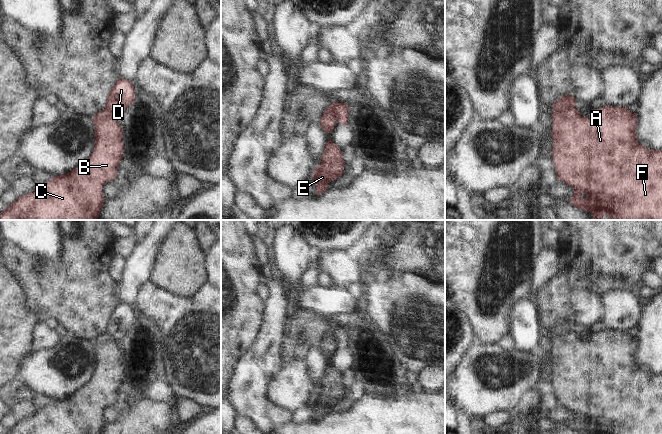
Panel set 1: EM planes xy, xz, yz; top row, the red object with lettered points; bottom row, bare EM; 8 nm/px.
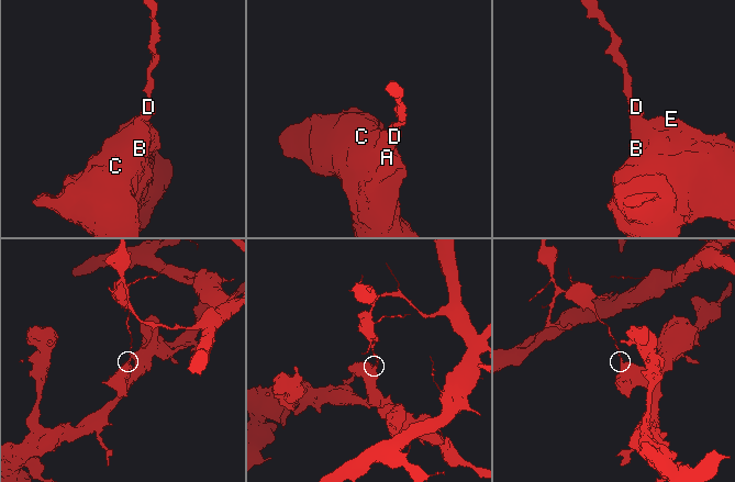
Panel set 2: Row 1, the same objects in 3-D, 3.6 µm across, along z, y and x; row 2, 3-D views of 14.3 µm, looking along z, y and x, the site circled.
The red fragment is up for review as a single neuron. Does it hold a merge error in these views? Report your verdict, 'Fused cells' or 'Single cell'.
Fused cells

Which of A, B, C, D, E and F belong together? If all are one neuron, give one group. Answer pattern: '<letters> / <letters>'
A B C E F / D

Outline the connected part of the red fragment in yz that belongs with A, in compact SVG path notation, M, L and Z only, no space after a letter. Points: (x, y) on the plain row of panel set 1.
M606 329L598 333L592 333L589 341L582 341L581 336L571 332L560 337L552 337L552 365L553 386L557 404L574 412L574 418L569 426L581 434L662 434L662 374L651 374L641 369L636 360L637 338L631 337L628 332L612 331Z

